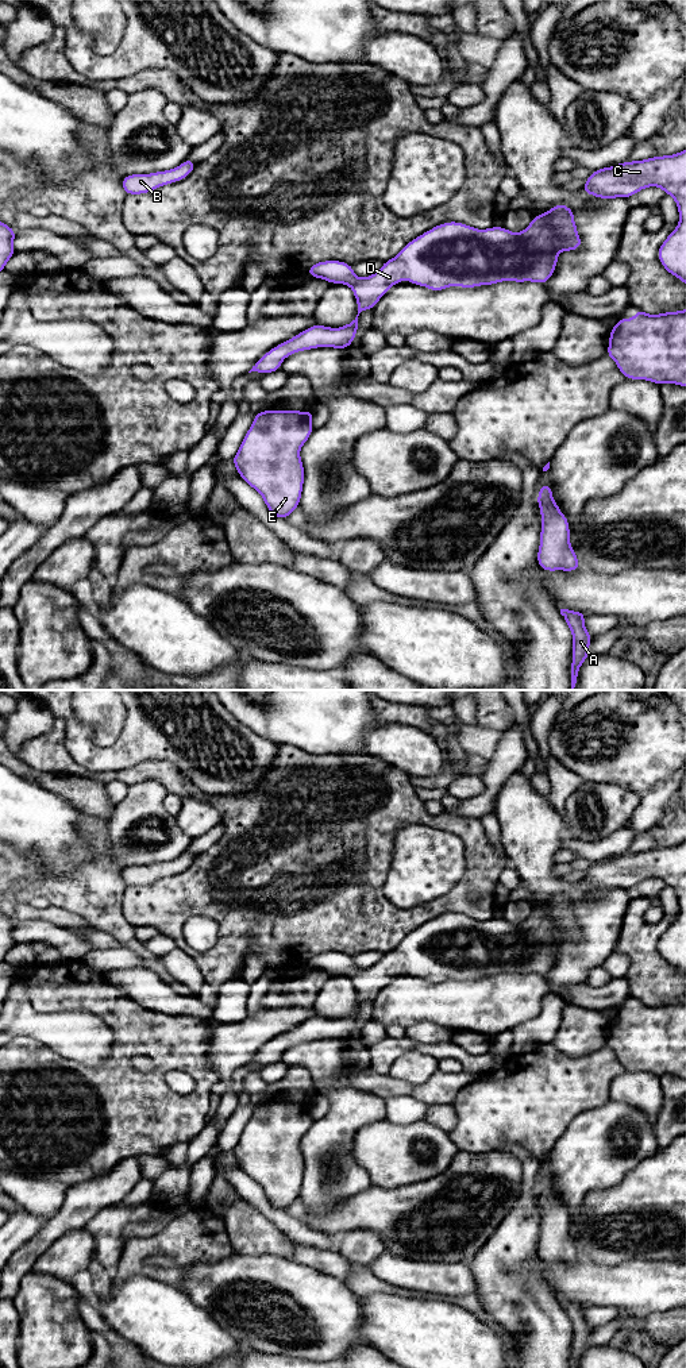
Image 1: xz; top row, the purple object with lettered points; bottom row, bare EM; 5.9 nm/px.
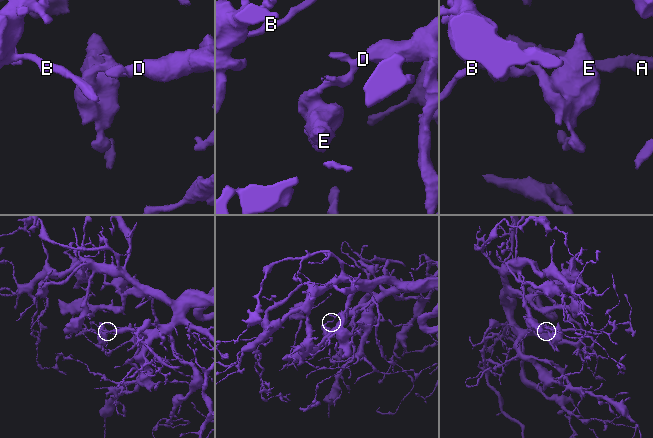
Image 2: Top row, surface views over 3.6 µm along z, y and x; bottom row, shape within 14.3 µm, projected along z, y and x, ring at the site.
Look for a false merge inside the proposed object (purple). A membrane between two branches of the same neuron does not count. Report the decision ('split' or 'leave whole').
leave whole

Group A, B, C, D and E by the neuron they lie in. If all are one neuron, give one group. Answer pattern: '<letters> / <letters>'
A B C D E

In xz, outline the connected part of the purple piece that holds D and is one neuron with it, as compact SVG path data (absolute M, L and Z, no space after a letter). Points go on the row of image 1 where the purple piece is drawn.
M556 204L556 205L552 207L550 211L543 212L543 213L540 213L540 215L532 217L529 226L528 226L525 230L523 230L521 232L519 232L519 234L512 232L512 231L509 231L509 230L506 230L506 228L504 228L504 227L494 227L494 226L490 227L490 228L487 228L487 230L477 230L477 228L474 228L474 227L471 227L471 226L462 224L462 223L459 223L459 221L448 221L448 223L444 223L444 224L435 226L432 230L428 230L428 231L425 231L424 234L421 234L420 236L412 239L394 258L392 258L392 259L384 262L382 267L381 267L378 271L375 271L374 274L371 274L371 275L369 275L369 277L365 277L365 278L357 277L355 273L354 273L354 270L352 270L352 266L348 265L348 263L346 263L346 262L342 262L342 261L323 261L323 262L313 263L313 265L307 270L307 273L308 273L309 275L312 275L313 278L323 278L323 280L328 281L329 284L344 284L344 285L348 285L348 286L352 289L354 296L355 296L355 298L357 298L357 307L358 307L358 315L357 315L357 317L355 317L350 324L346 324L346 325L339 327L339 328L331 328L331 327L319 325L319 324L315 324L315 325L307 328L305 331L302 331L302 332L294 335L292 339L289 339L289 340L286 340L286 342L284 342L284 343L281 343L281 344L273 347L271 350L269 350L259 361L257 361L257 362L254 363L253 369L251 369L248 373L251 373L251 371L258 371L258 373L261 373L261 374L265 375L265 374L267 374L267 373L277 371L277 370L281 369L281 363L282 363L282 361L284 361L286 357L289 357L289 355L292 355L292 354L294 354L294 352L298 352L298 351L304 351L304 350L312 350L312 348L317 348L317 347L332 347L332 348L343 348L343 350L346 350L347 347L351 346L351 342L352 342L352 340L355 339L355 336L357 336L358 316L359 316L359 313L361 313L362 311L366 311L366 309L374 309L375 304L379 301L379 298L381 298L382 296L386 294L386 292L389 290L389 288L393 286L393 285L396 285L396 284L400 284L402 280L409 280L412 285L425 286L425 288L428 288L429 290L433 290L433 292L444 290L444 289L447 289L447 288L450 288L450 286L452 286L452 285L458 285L458 286L460 286L460 288L465 289L465 288L475 288L475 286L482 286L482 285L494 285L494 284L502 282L502 281L514 281L514 282L531 281L531 282L537 282L537 284L543 284L543 285L544 285L544 284L551 278L551 275L552 275L554 271L555 271L555 267L556 267L556 263L558 263L558 254L559 254L560 251L573 251L573 250L577 250L577 248L579 248L581 246L582 246L582 242L581 242L581 238L579 238L579 234L578 234L578 230L577 230L577 226L575 226L575 221L574 221L574 211L570 209L570 208L569 208L567 205L564 205L564 204Z

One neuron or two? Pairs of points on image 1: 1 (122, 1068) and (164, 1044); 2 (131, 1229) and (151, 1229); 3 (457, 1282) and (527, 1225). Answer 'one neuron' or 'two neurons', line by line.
1: one neuron
2: one neuron
3: two neurons

